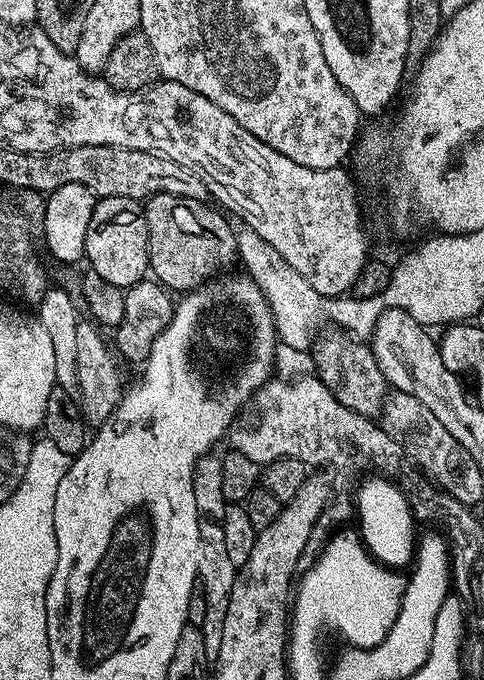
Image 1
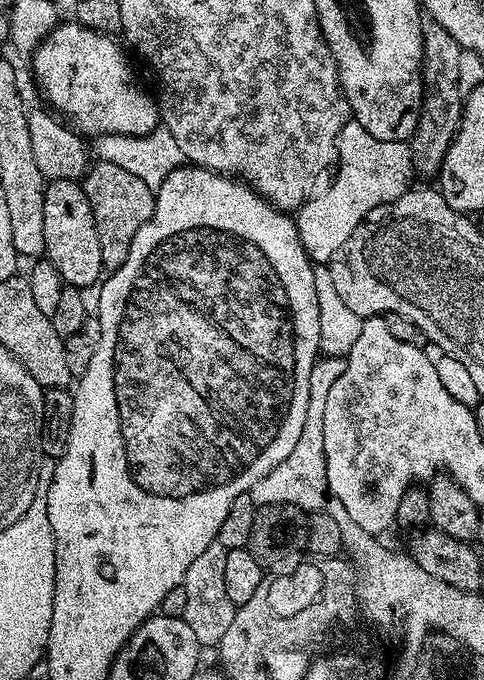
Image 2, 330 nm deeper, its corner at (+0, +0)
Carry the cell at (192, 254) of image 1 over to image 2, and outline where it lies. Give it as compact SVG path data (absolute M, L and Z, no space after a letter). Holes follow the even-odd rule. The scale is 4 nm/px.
M100 160L93 163L82 177L82 187L86 198L90 202L90 210L94 210L94 226L98 230L98 246L102 249L102 262L109 273L114 273L126 262L126 254L130 250L130 242L134 242L134 234L146 226L146 222L151 220L156 205L156 192L142 178L137 178L127 170L122 170L122 166L114 166L114 162Z

